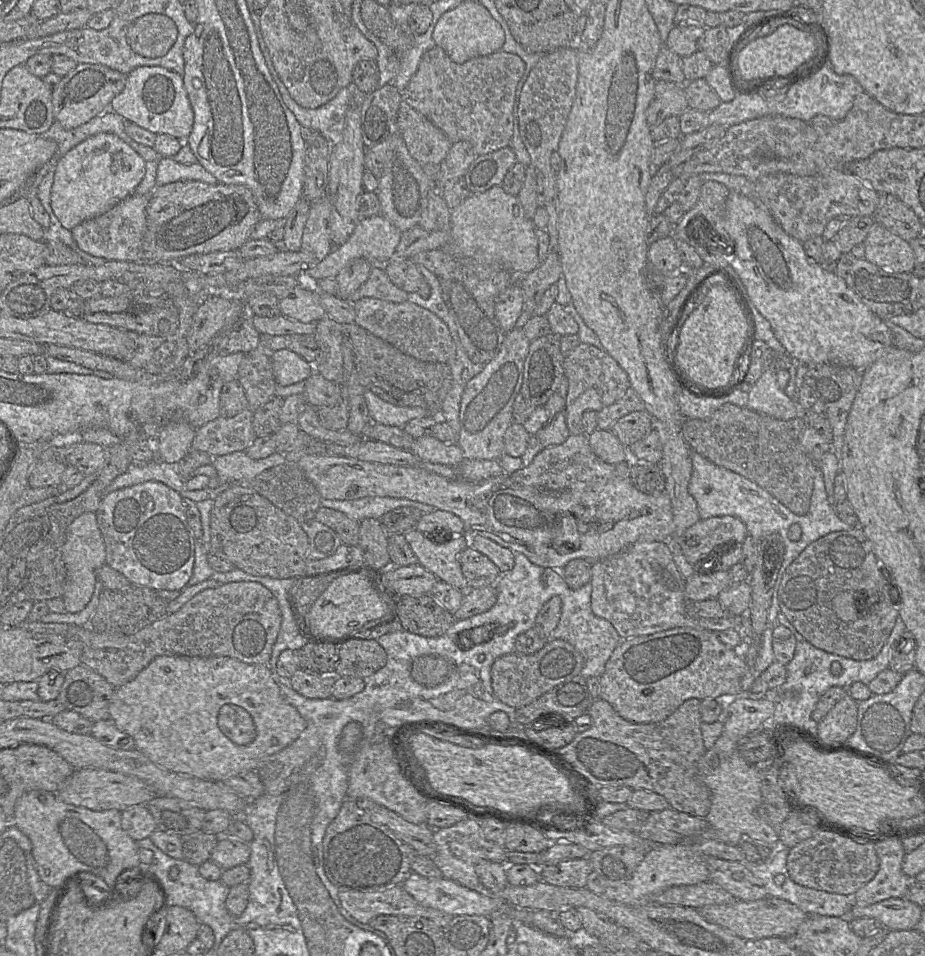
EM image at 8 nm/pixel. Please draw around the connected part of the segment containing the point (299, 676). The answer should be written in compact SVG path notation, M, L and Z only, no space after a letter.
M298 669L289 679L289 685L306 698L326 699L331 697L334 683L338 677L342 676L334 675L334 673L332 675L319 675Z

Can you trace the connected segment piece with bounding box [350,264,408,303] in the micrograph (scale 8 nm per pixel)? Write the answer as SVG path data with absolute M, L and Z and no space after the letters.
M373 264L367 280L350 296L350 301L355 303L363 297L402 303L408 300L408 293L390 280L384 264Z

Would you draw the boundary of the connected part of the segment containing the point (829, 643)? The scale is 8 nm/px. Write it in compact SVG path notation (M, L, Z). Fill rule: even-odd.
M860 527L830 532L809 544L786 568L778 588L780 611L805 640L828 653L858 661L876 657L887 641L899 616L899 602L894 602L894 598L889 577L881 568L881 563L873 552L869 539ZM841 591L853 592L856 611L861 615L856 621L843 621L834 612L832 600Z

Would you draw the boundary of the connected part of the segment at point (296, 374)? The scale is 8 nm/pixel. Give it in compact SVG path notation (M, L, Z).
M273 336L268 352L271 354L275 381L280 386L305 381L315 371L313 364L287 349L287 345L288 336Z

